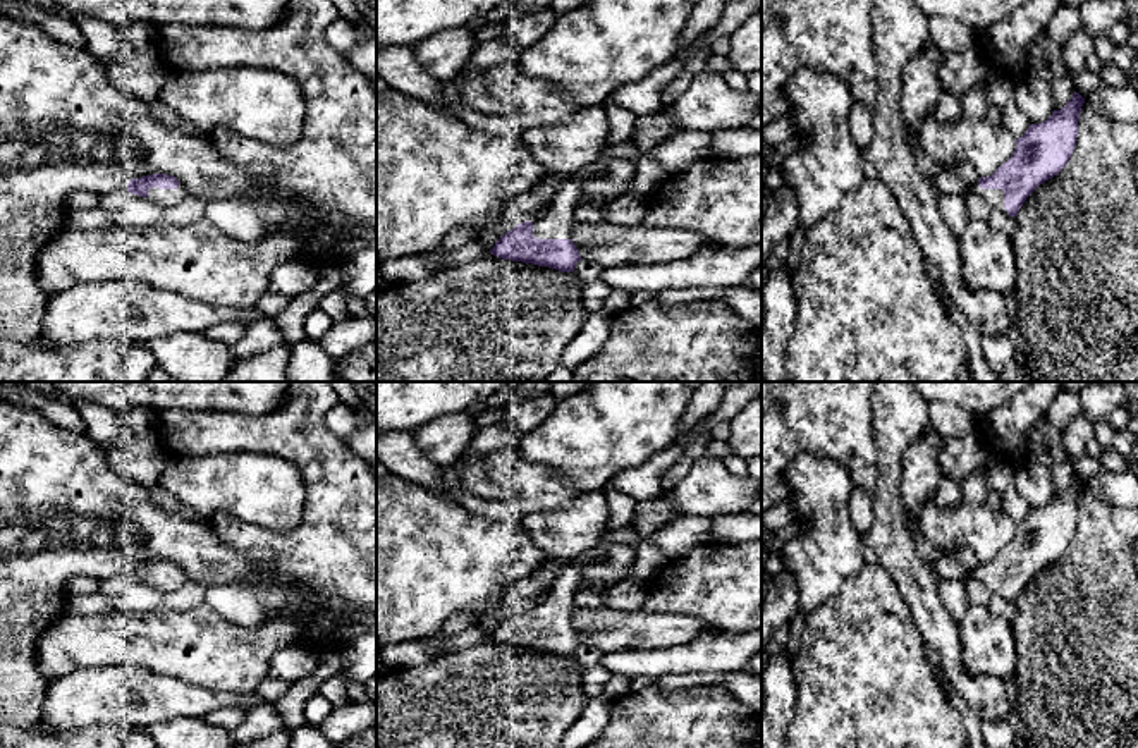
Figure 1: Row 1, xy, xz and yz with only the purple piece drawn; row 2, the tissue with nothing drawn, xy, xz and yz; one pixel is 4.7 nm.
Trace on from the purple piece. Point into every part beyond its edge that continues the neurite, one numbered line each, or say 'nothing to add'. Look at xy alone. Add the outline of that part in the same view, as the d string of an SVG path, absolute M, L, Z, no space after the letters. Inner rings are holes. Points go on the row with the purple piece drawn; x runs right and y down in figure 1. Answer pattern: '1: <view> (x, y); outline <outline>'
1: xy (167, 198); outline M179 184L177 189L158 189L158 187L151 187L148 191L148 199L153 203L158 203L165 208L172 208L175 205L179 205L186 196L187 196L187 189L184 184Z

